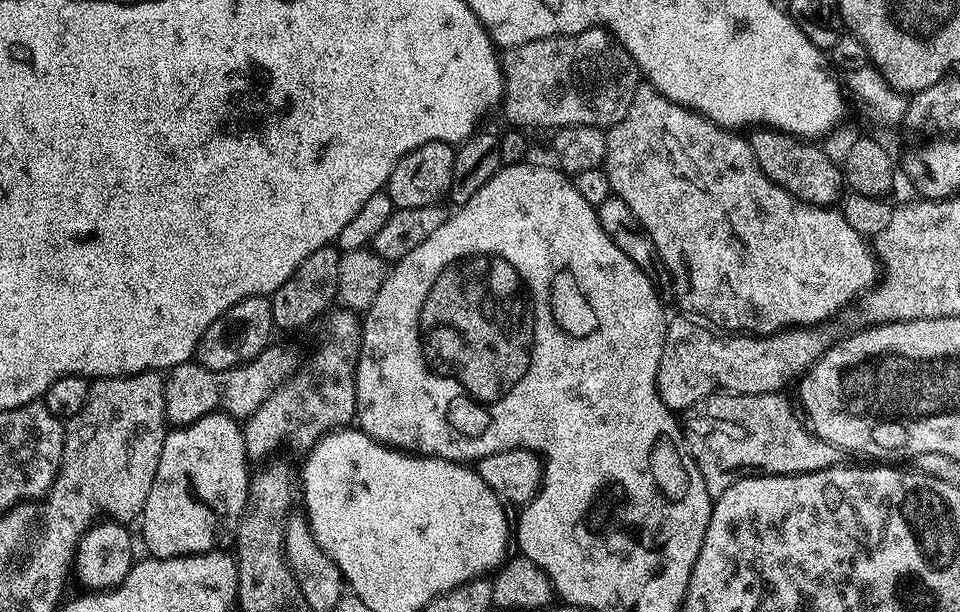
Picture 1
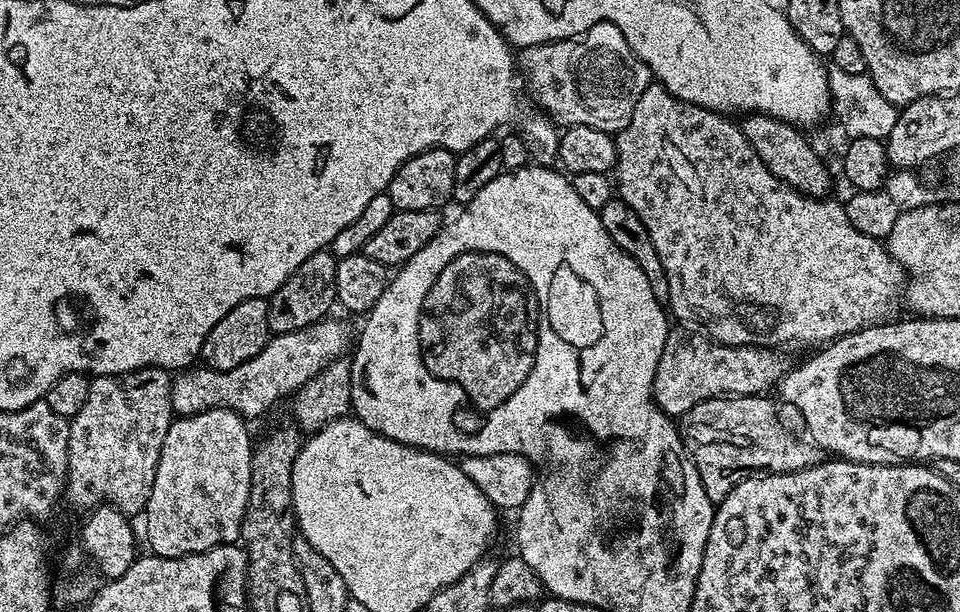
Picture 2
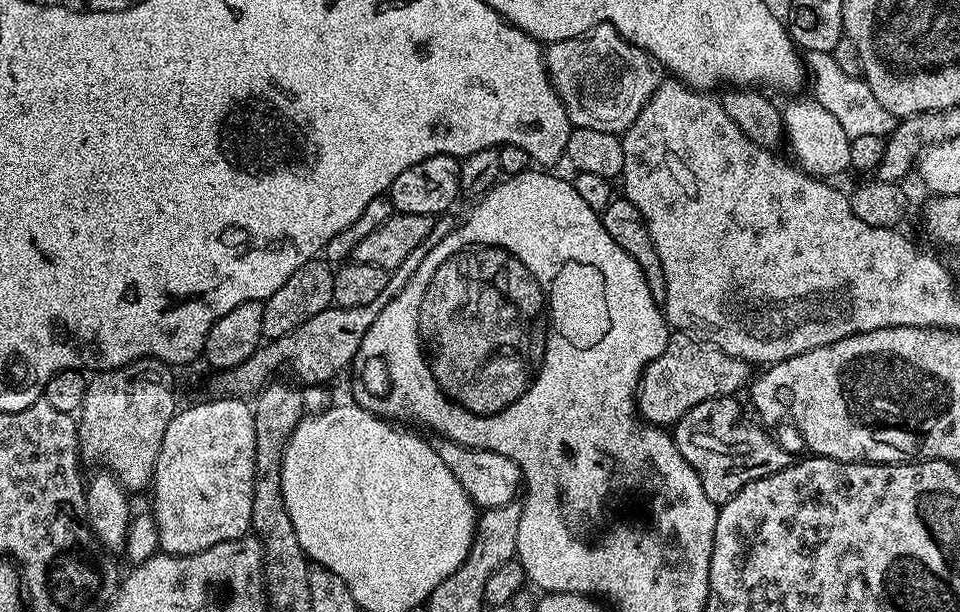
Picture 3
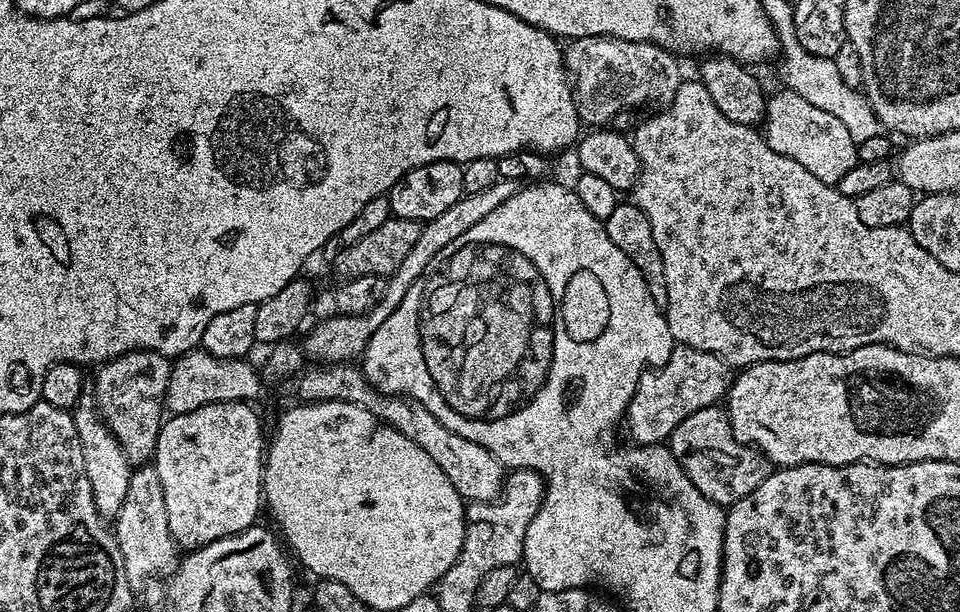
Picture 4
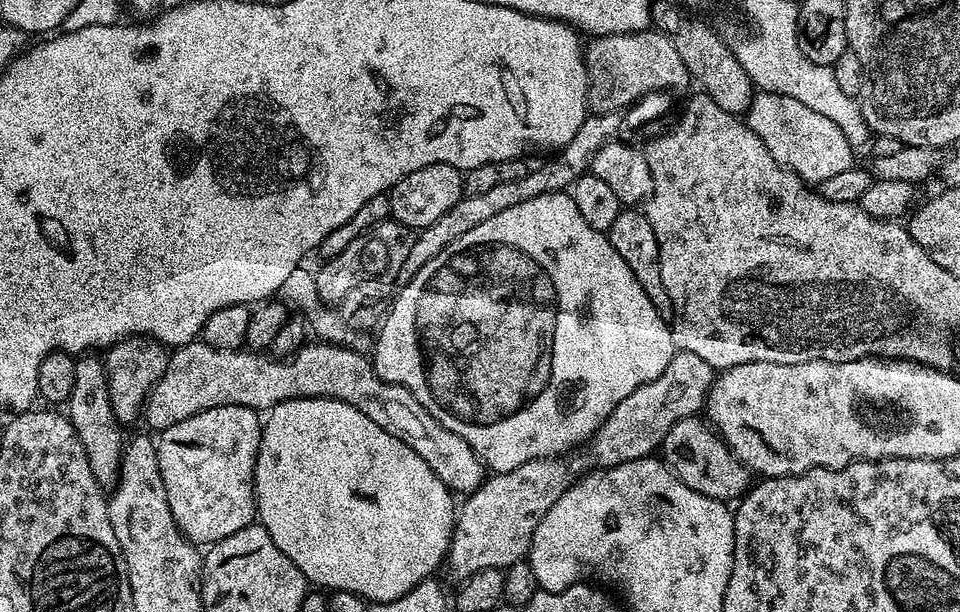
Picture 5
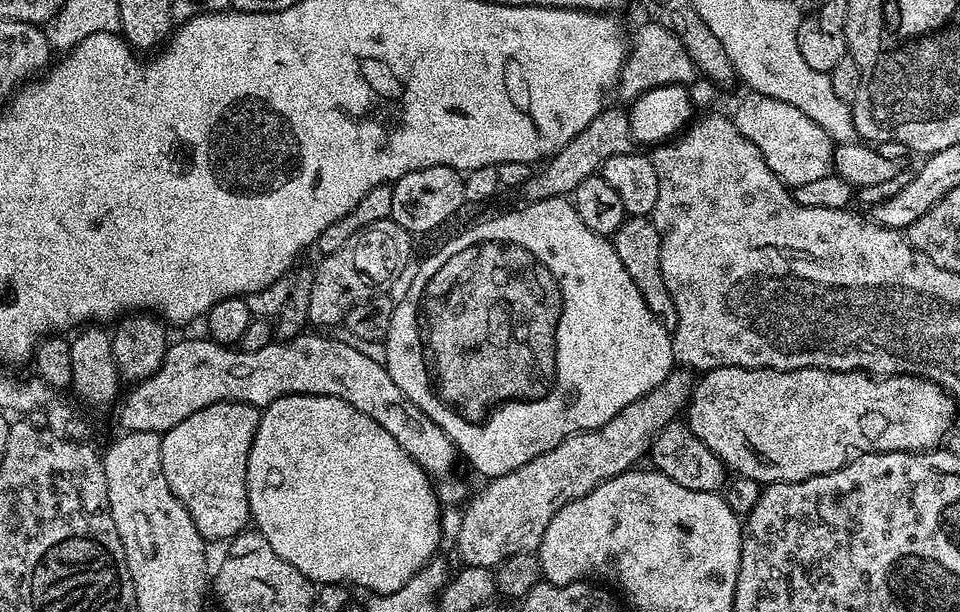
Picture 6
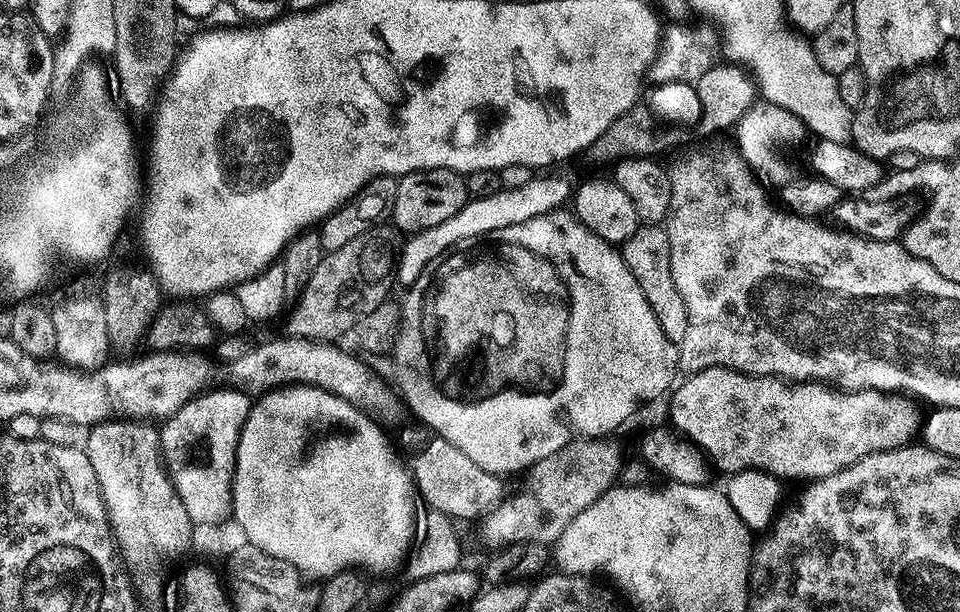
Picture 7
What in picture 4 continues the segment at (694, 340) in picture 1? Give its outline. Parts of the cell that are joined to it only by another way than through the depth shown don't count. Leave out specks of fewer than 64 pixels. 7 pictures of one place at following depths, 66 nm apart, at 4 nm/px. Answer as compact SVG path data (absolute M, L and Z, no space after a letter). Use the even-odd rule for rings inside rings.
M673 347L670 358L661 368L649 368L638 378L636 392L628 403L626 428L628 424L628 432L636 439L637 445L664 444L671 437L672 431L686 418L690 418L690 414L719 405L725 399L729 383L729 365L720 357L697 348Z

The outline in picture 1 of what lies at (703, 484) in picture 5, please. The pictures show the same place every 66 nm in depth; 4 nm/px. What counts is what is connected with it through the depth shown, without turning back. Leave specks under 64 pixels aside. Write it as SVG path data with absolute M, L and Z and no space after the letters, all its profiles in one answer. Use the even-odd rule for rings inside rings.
M767 392L757 396L741 396L739 394L713 394L705 400L699 400L694 406L684 409L682 413L682 427L684 430L684 441L688 444L688 453L694 458L702 478L706 482L706 490L712 497L720 496L735 480L743 480L745 476L799 476L801 472L817 472L823 468L835 468L841 463L841 449L835 448L830 442L818 438L811 427L798 415L797 409L784 397L784 394Z

